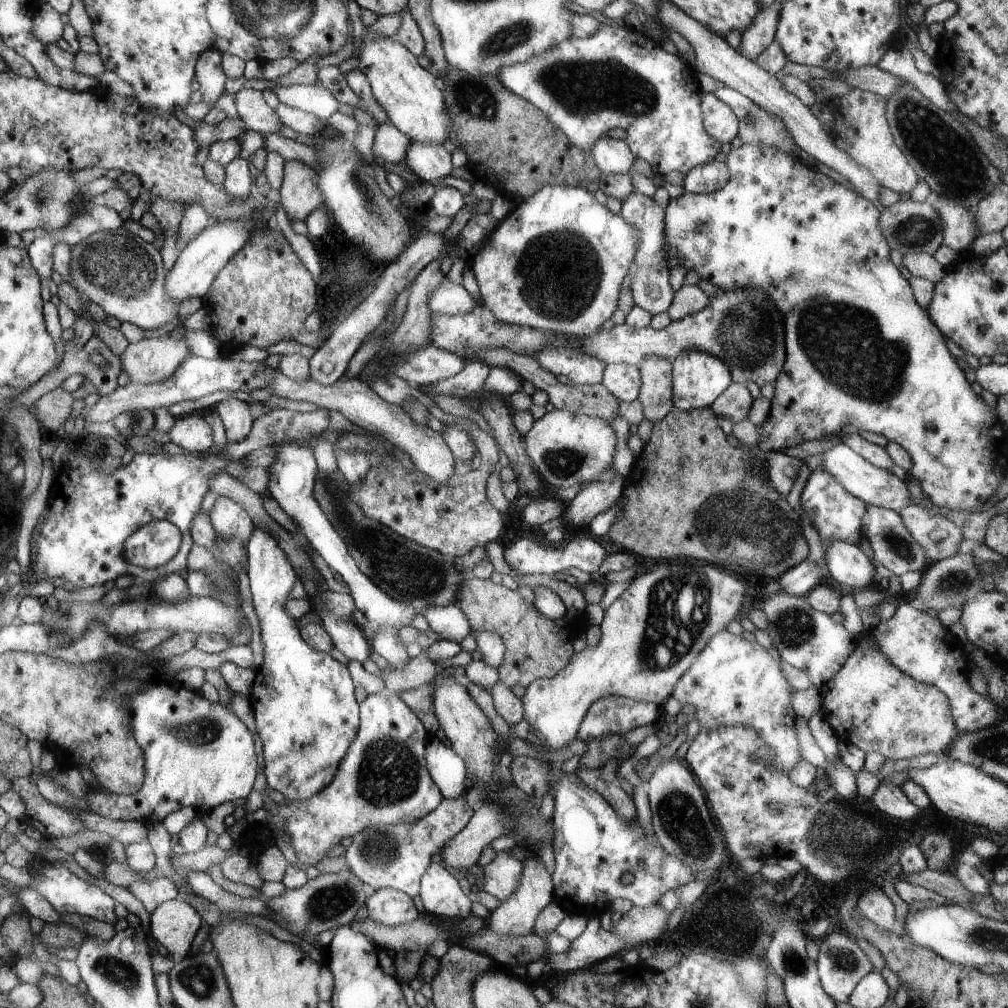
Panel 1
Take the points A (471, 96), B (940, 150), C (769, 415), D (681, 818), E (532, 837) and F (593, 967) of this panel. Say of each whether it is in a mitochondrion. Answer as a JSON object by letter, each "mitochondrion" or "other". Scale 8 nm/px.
{"A":"mitochondrion","B":"mitochondrion","C":"other","D":"mitochondrion","E":"mitochondrion","F":"other"}

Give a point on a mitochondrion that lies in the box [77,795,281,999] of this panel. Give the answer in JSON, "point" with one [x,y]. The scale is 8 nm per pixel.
{"point":[118,973]}

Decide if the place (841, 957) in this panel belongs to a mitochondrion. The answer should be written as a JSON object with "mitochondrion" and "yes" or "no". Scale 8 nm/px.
{"mitochondrion":"yes"}

